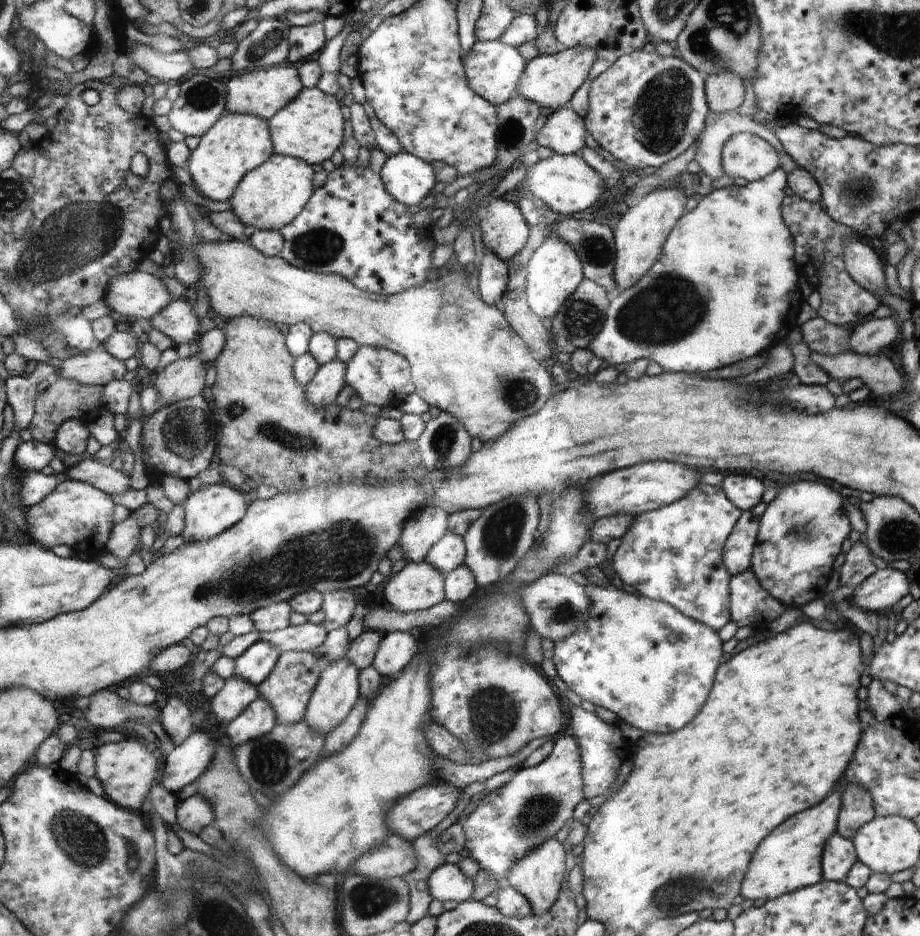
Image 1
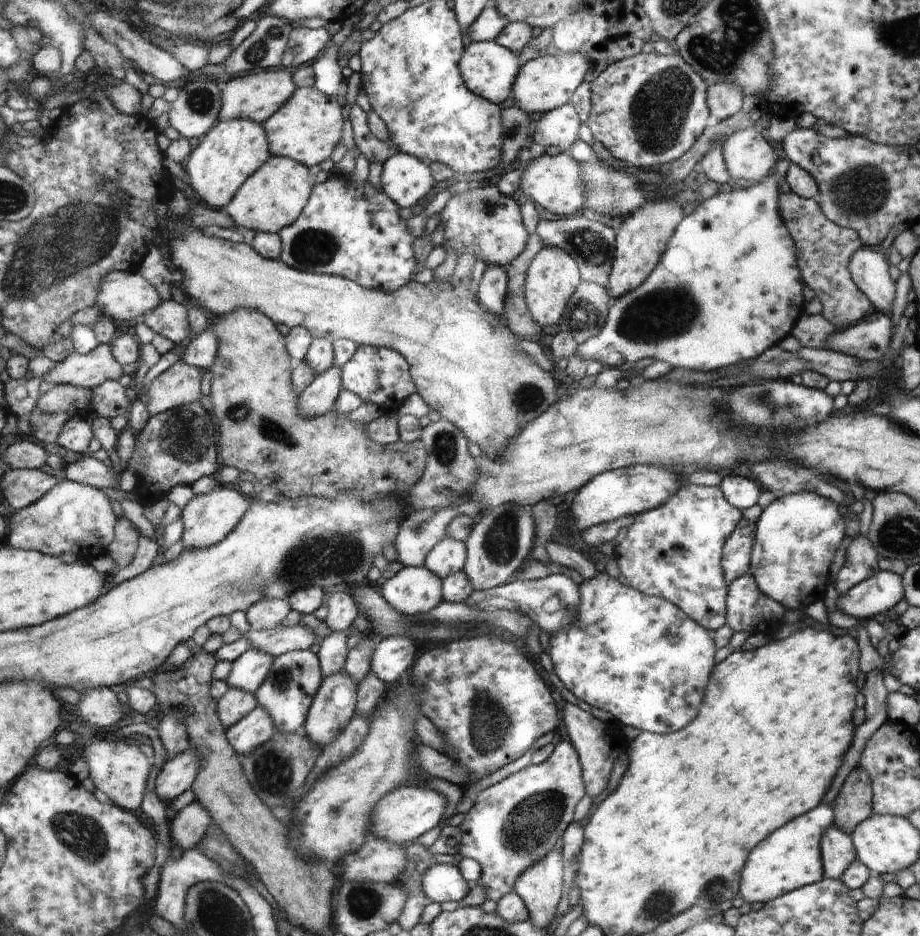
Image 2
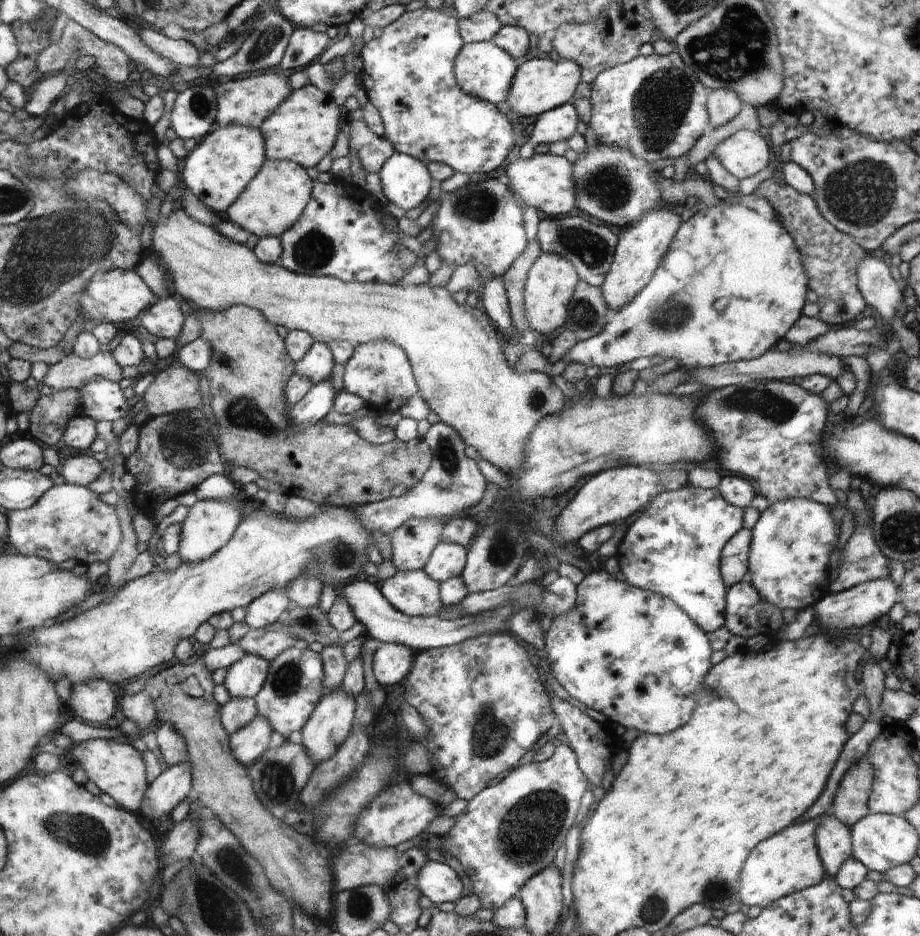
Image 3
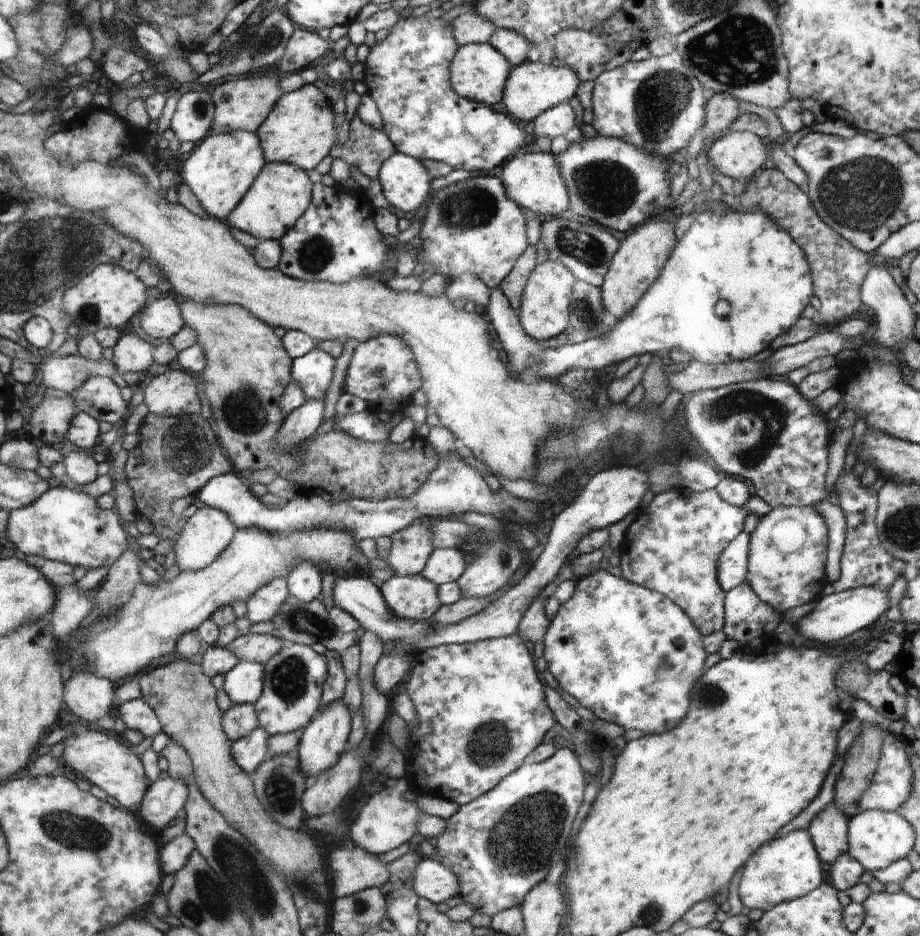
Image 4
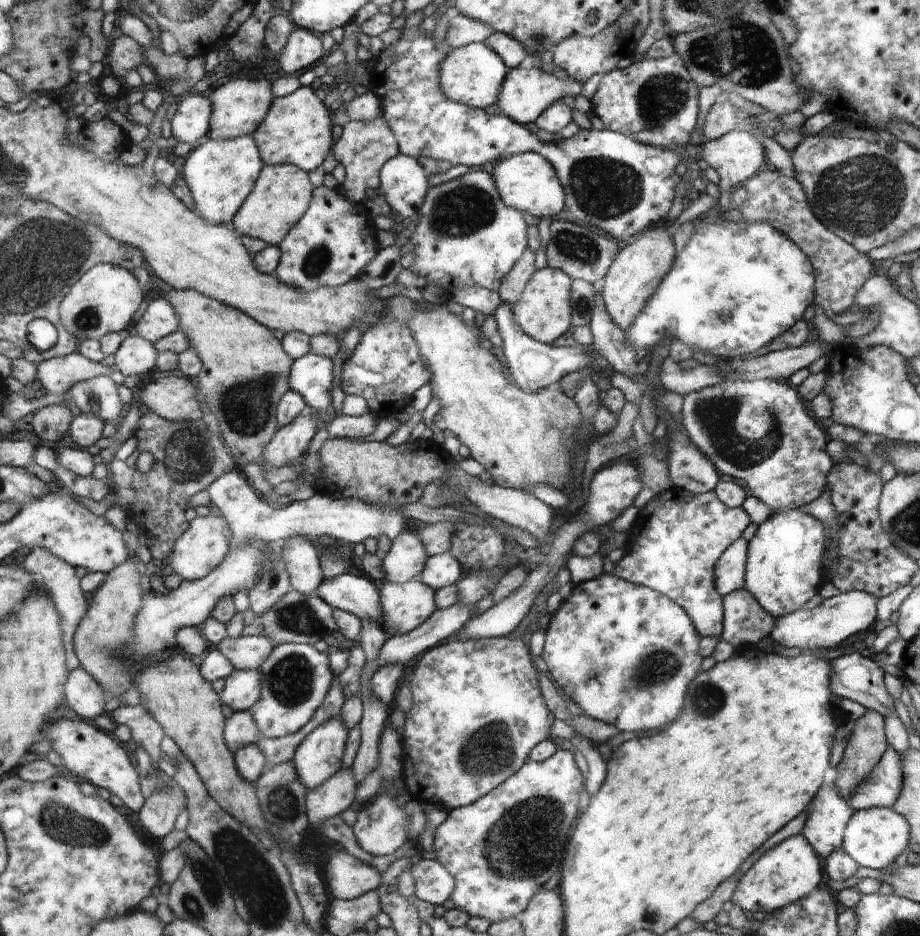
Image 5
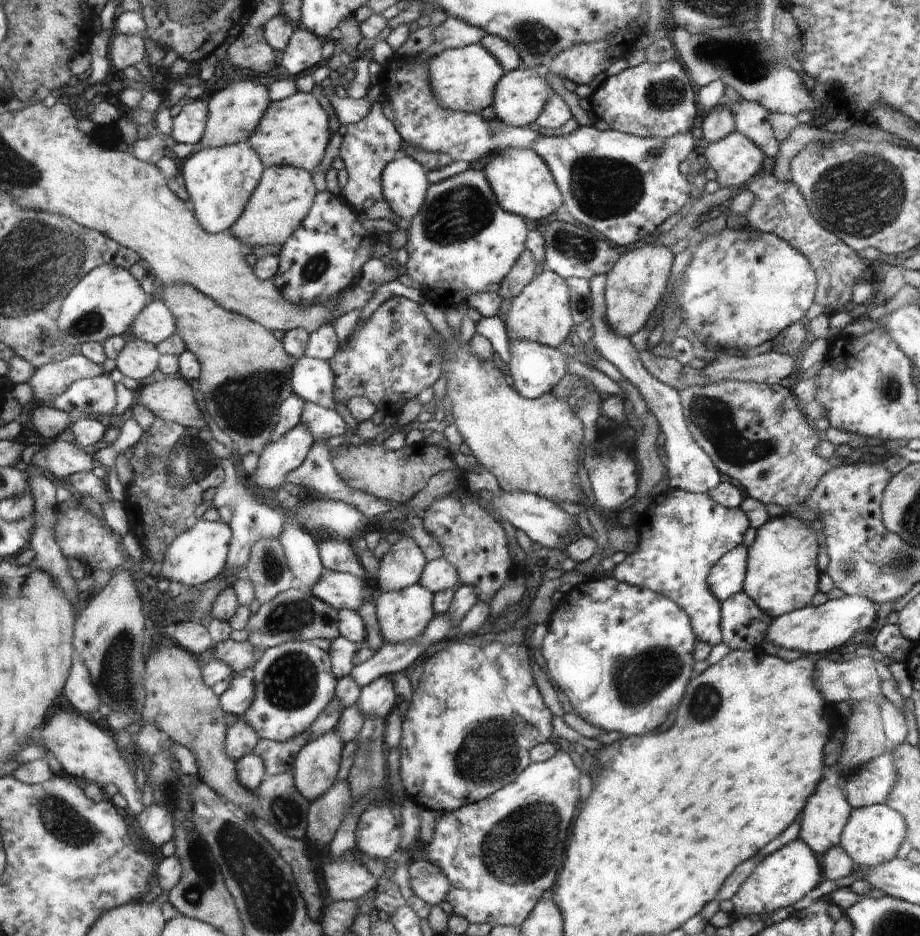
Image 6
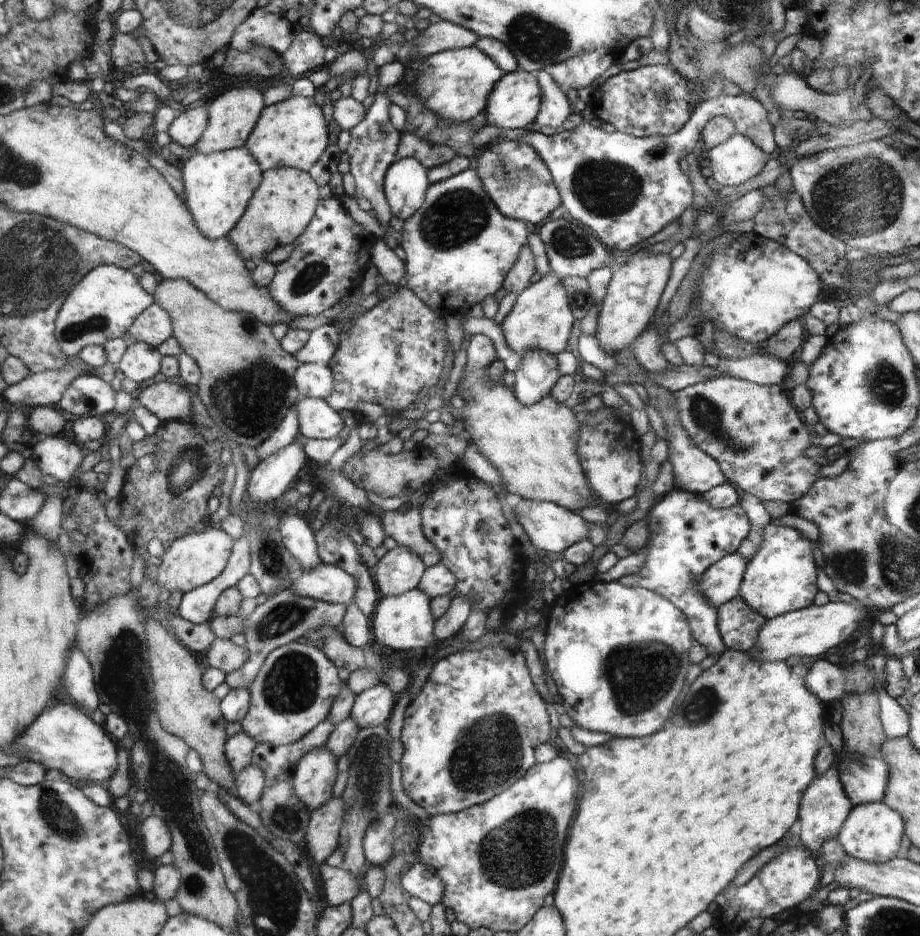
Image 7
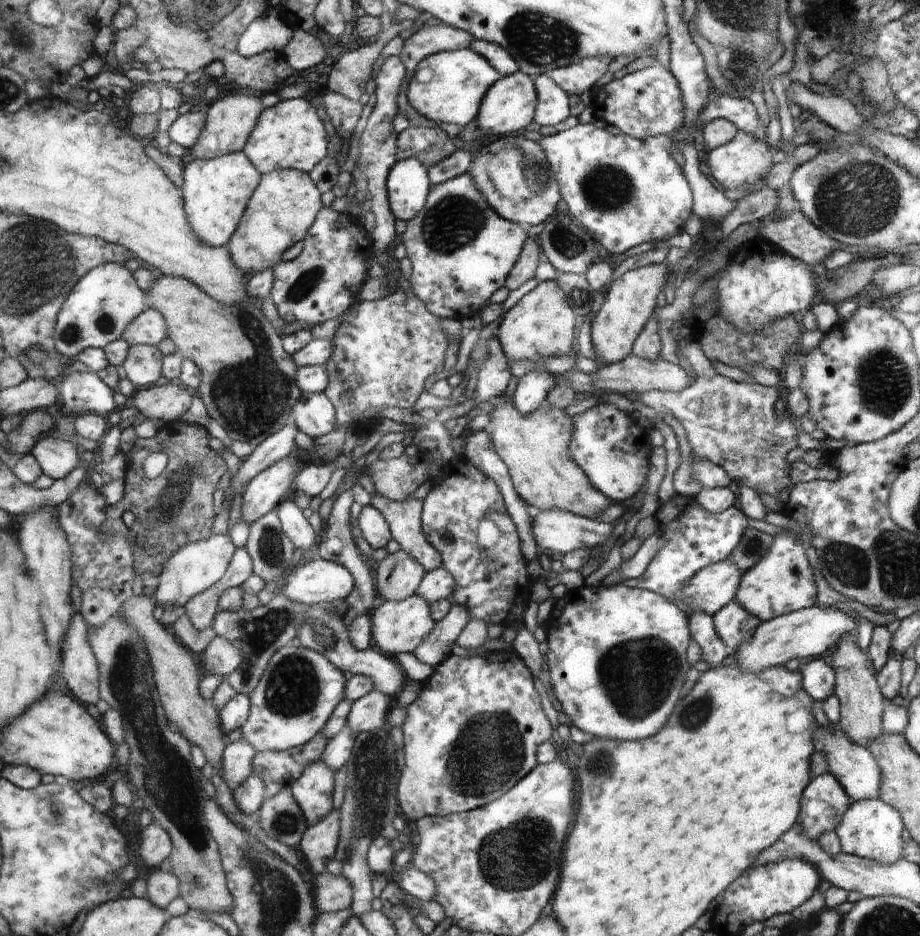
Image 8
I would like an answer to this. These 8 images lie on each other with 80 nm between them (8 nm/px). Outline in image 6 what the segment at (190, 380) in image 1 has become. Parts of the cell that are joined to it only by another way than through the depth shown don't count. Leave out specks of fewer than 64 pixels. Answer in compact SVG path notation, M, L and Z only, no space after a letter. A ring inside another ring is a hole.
M167 376L138 388L136 401L162 420L202 430L208 427L194 400L192 388L182 376Z

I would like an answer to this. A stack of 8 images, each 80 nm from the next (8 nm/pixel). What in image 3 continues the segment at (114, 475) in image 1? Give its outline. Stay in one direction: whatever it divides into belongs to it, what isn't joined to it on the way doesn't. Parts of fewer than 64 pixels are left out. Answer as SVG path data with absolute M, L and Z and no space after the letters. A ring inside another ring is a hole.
M80 452L64 461L59 478L68 483L87 487L90 482L98 479L102 472L100 461L92 457L90 452Z

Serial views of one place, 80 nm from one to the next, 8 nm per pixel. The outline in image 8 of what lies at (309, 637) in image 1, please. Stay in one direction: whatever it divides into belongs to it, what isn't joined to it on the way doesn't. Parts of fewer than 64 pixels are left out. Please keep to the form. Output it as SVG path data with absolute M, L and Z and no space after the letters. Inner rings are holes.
M216 635L203 650L204 666L212 675L226 677L246 662L243 650L235 648L231 641Z

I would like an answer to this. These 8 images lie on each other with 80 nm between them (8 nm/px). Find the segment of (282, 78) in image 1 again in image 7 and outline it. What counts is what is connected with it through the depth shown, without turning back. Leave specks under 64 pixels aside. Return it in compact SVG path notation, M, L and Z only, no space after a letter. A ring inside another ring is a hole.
M250 86L232 88L232 90L222 93L217 98L212 98L209 104L206 105L208 113L207 125L200 140L195 144L196 152L209 155L218 151L222 152L244 147L264 107L264 95Z

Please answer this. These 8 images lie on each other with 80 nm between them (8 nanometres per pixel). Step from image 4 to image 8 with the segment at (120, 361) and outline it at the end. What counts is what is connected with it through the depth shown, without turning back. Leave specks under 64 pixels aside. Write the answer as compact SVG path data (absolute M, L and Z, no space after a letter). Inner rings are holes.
M129 345L126 360L121 364L132 384L148 386L160 378L162 352L154 345Z

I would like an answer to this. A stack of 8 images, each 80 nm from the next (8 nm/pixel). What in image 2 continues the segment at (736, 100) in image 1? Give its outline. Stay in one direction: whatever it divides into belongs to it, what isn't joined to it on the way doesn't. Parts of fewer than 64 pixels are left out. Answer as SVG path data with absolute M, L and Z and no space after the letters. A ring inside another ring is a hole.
M716 83L709 86L709 107L710 112L714 113L714 122L729 119L730 116L736 115L744 106L744 90L737 84L732 83Z

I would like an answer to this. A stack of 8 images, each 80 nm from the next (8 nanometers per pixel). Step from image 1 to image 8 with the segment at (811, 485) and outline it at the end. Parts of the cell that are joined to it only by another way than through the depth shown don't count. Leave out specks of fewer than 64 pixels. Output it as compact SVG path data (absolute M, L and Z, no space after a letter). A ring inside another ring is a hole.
M786 535L773 537L769 551L742 574L735 599L748 614L759 618L761 622L813 606L814 600L816 582L804 548L792 538L786 538Z

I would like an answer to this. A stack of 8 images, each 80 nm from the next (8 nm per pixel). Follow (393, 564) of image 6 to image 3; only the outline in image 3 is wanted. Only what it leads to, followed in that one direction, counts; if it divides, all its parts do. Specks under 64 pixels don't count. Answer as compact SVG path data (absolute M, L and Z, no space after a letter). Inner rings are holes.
M413 518L390 534L391 561L399 571L421 571L436 550L444 520Z

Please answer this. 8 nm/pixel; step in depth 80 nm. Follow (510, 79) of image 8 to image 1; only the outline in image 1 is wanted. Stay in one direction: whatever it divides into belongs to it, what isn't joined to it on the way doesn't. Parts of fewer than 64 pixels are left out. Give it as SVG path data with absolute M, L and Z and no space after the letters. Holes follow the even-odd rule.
M578 45L551 55L538 55L527 62L520 82L517 84L516 94L539 109L551 108L553 111L564 107L586 82L586 78L593 68L594 60L596 60L596 55L594 50L584 45Z

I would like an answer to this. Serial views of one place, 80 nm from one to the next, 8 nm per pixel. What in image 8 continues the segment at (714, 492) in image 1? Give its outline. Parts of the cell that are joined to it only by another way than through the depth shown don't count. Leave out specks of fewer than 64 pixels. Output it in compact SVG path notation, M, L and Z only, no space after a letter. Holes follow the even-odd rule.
M677 494L654 514L658 531L662 531L667 543L656 553L646 570L635 579L626 579L627 587L646 589L665 596L669 601L678 599L684 584L698 571L709 564L724 561L741 542L748 528L748 517L738 506L730 507L723 513L711 513L694 496ZM694 613L688 618L692 642L701 648L701 660L710 669L715 669L730 654L725 641L719 636L713 616L706 613Z

